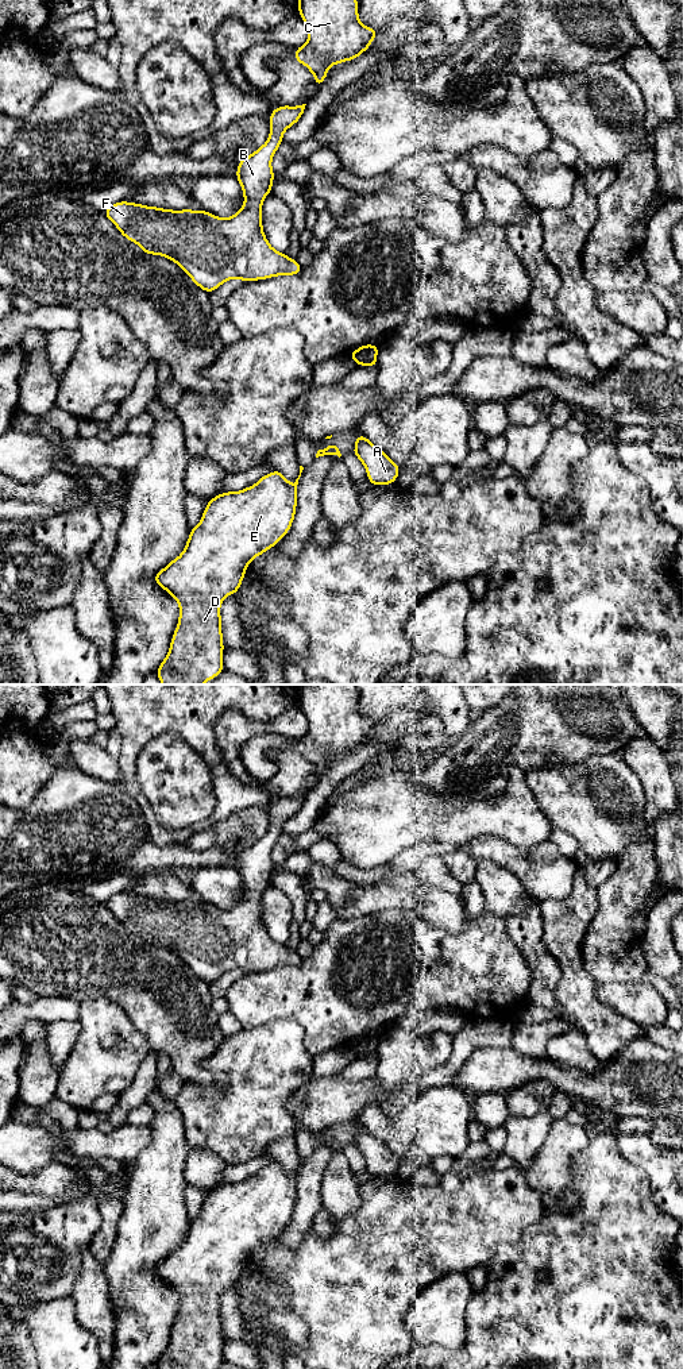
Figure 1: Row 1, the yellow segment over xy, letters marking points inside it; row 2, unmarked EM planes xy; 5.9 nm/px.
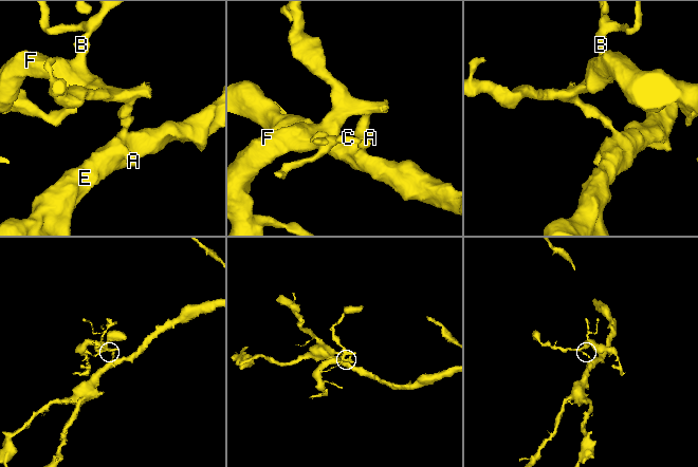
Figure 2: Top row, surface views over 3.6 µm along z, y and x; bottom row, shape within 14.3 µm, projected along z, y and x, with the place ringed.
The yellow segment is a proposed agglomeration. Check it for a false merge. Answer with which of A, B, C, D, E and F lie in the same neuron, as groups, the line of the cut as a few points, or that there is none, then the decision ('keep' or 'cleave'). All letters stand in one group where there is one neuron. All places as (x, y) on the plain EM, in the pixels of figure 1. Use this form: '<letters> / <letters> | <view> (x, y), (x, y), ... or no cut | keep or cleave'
A D E / B C F | xy (375, 1049), (362, 1056) | cleave

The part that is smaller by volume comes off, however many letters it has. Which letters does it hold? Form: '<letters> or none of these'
B, C, F

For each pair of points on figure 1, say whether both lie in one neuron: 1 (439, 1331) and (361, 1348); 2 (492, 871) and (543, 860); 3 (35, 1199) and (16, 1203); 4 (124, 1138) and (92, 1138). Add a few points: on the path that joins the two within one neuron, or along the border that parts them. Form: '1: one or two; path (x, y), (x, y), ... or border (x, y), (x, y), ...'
1: two; border (412, 1304), (405, 1323), (413, 1345)
2: two; border (475, 862), (496, 862), (506, 868), (525, 891)
3: one; path (31, 1202), (20, 1202)
4: one; path (116, 1141), (100, 1141)

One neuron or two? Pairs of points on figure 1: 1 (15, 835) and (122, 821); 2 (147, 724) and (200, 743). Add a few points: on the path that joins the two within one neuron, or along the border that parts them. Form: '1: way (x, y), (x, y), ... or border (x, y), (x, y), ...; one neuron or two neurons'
1: way (42, 835), (68, 835), (74, 829), (95, 829); one neuron
2: way (161, 724), (181, 724), (186, 729); one neuron

